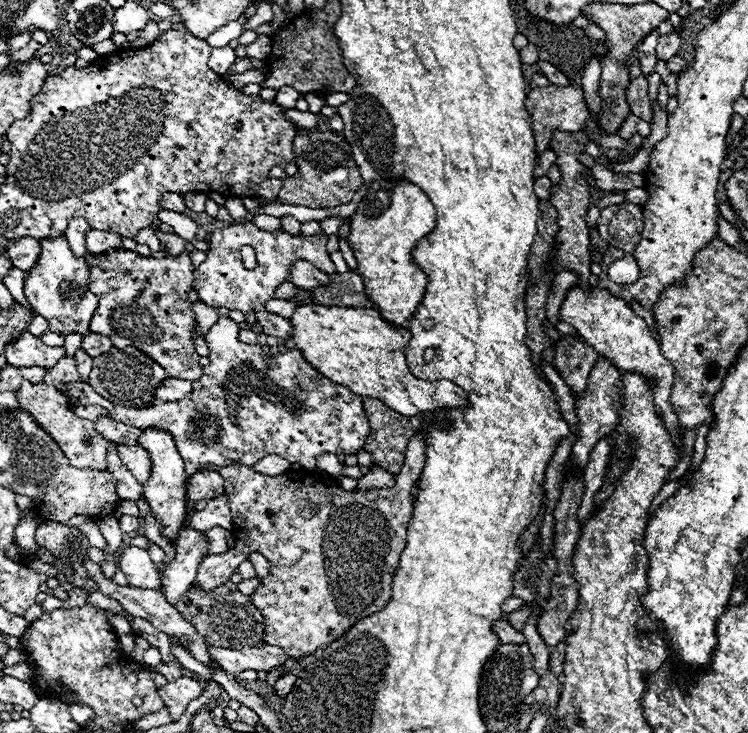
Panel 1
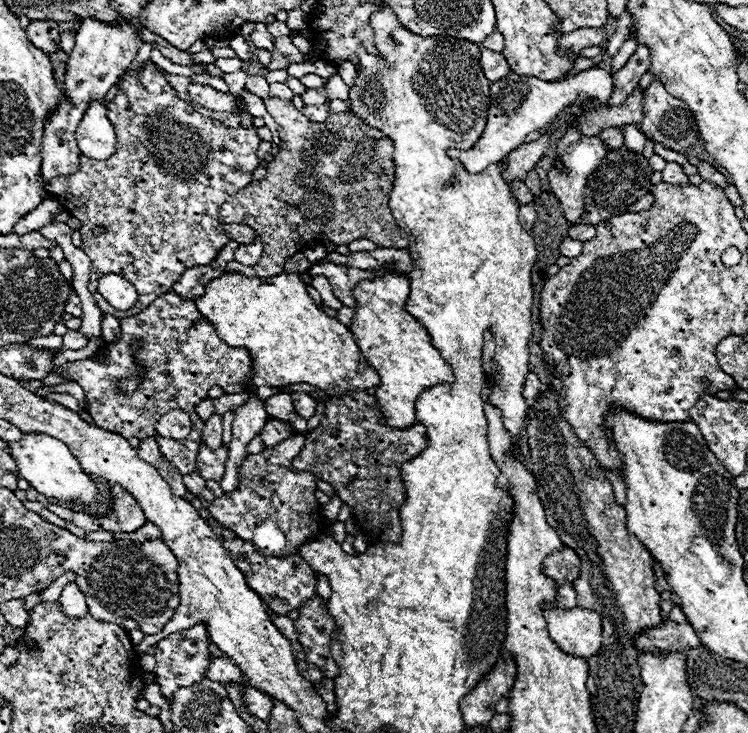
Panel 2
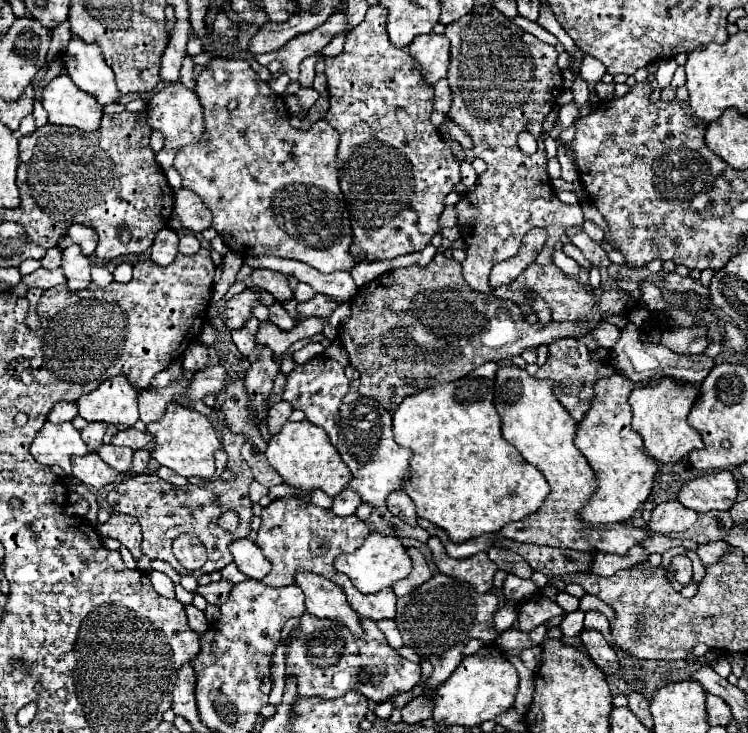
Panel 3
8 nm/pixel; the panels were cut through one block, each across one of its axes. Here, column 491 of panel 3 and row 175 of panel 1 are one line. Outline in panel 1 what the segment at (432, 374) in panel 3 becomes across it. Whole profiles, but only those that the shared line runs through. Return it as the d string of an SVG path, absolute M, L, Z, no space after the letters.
M296 128L296 166L298 172L292 180L284 182L280 188L282 204L296 204L308 208L334 208L338 204L348 204L354 192L360 188L362 178L358 166L350 156L350 146L346 138L332 130L304 130Z

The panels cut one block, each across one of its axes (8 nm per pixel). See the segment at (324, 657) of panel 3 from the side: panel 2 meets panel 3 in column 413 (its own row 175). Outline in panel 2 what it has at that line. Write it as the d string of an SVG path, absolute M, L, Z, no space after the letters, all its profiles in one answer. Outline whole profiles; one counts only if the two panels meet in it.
M672 162L670 166L666 166L666 170L662 174L664 174L662 182L666 182L666 184L674 184L674 186L686 186L686 184L690 184L688 182L688 174L684 174L682 168L680 168L680 164L676 164L676 162Z

